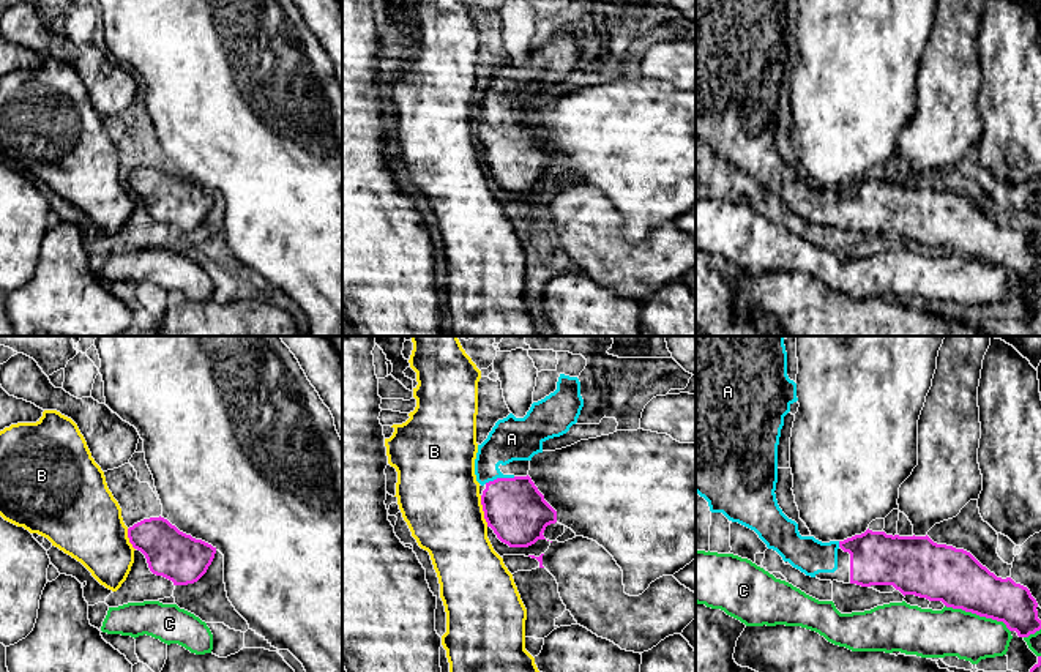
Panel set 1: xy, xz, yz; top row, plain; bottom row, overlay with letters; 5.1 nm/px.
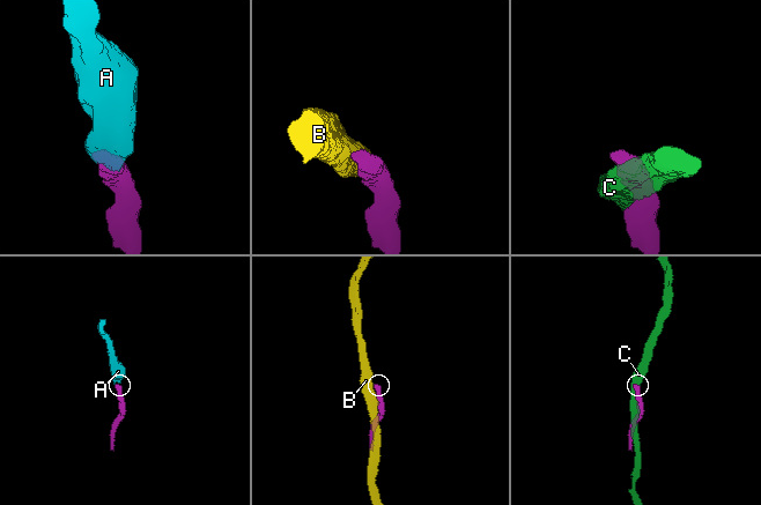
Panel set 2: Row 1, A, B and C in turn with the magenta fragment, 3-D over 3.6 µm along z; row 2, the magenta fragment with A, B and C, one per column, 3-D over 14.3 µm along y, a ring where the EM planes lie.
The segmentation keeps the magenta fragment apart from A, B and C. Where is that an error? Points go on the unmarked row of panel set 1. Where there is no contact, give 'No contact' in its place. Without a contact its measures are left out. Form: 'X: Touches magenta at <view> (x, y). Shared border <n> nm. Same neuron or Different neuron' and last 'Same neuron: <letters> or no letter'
A: Touches magenta at xz (499, 125). Shared border 160 nm. Same neuron
B: Touches magenta at xz (483, 156). Shared border 170 nm. Different neuron
C: Touches magenta at yz (978, 261). Shared border 360 nm. Different neuron
Same neuron: A

